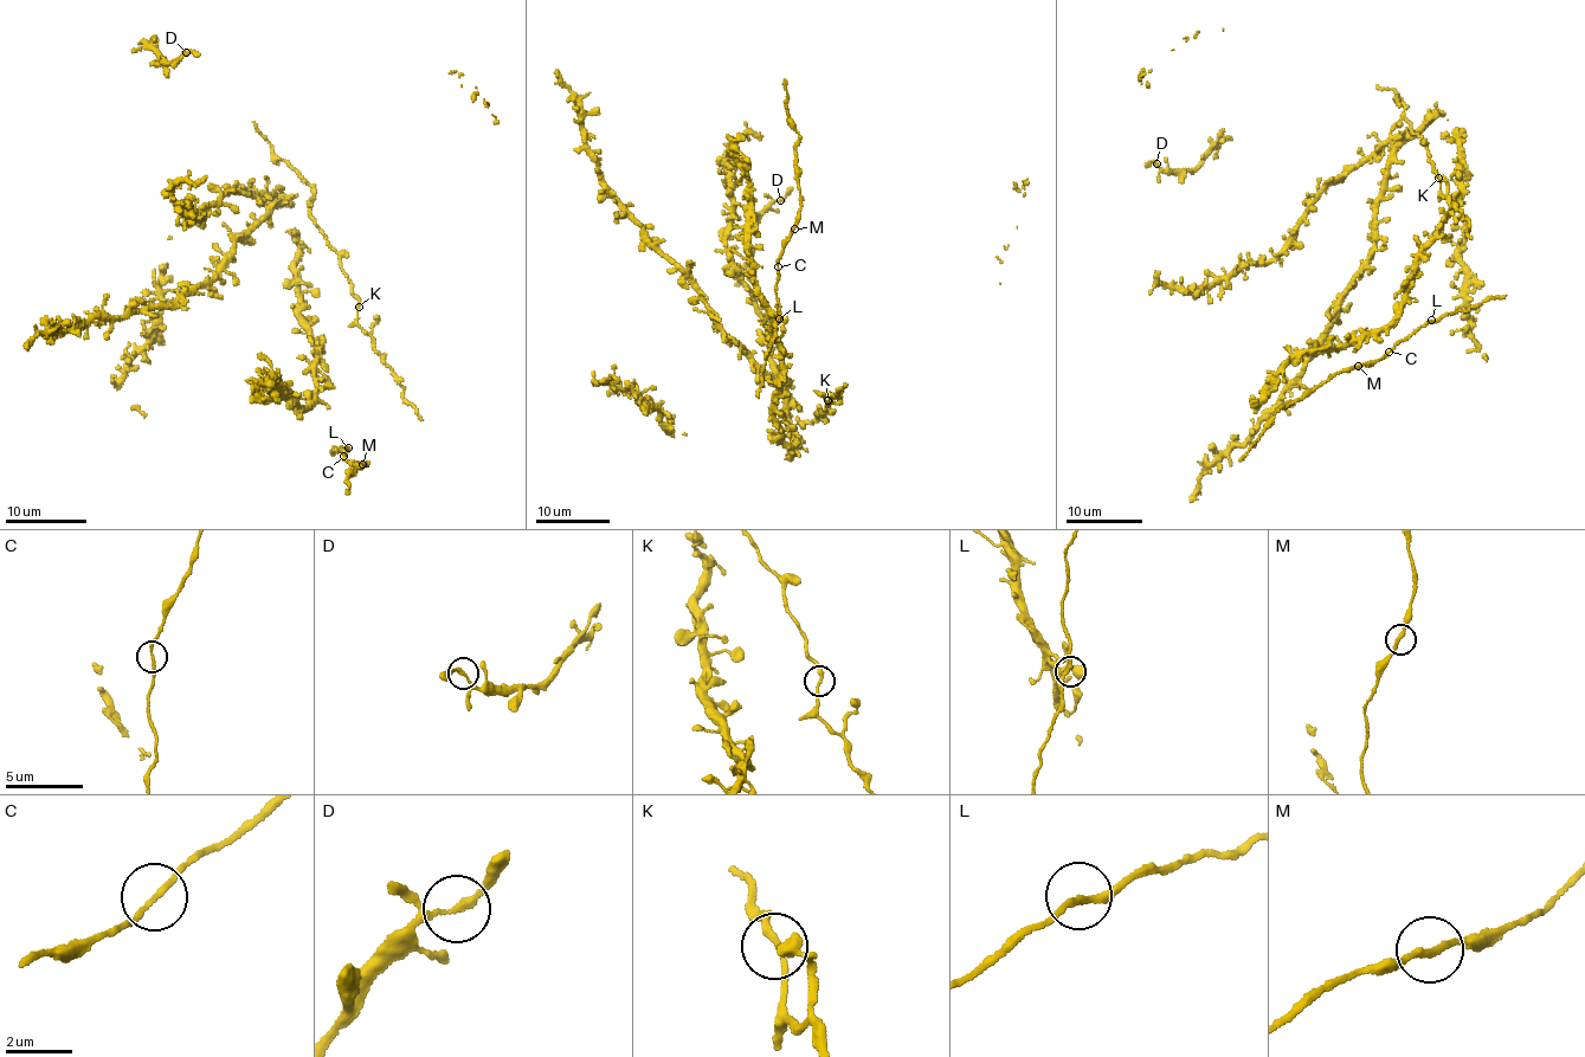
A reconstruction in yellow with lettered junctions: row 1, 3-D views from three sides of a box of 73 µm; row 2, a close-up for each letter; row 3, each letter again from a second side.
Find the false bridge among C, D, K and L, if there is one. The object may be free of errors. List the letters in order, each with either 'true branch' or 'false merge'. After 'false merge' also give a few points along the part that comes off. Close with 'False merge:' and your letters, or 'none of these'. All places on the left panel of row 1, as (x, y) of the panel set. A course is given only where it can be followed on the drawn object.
C: true branch
D: true branch
K: true branch
L: true branch
False merge: none of these

